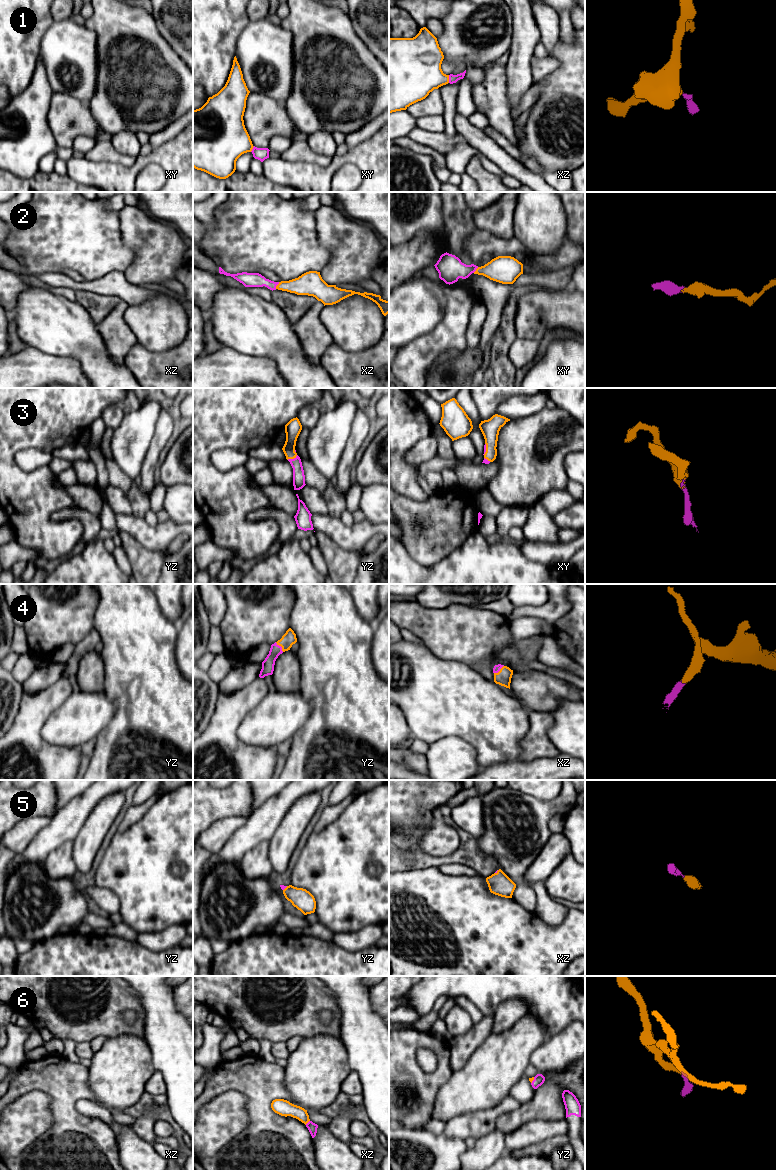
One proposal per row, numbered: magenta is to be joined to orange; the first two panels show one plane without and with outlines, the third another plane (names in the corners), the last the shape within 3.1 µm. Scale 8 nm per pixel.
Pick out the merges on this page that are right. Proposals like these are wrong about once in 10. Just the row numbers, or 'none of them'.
1, 2, 3, 4, 5, 6

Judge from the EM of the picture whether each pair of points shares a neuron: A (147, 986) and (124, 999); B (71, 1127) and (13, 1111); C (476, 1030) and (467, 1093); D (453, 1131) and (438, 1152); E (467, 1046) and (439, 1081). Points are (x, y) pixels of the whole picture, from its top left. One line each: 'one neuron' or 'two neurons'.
A: two neurons
B: two neurons
C: two neurons
D: two neurons
E: two neurons

